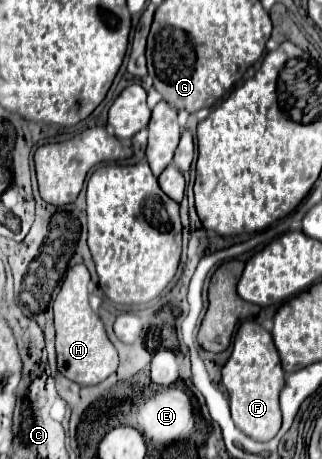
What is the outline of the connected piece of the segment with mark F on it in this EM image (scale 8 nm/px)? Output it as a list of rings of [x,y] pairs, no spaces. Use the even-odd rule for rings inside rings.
[[[242,322],[238,326],[232,356],[222,368],[222,384],[230,396],[234,424],[254,440],[272,440],[282,424],[278,394],[284,386],[284,370],[270,332],[266,332],[258,322]]]

